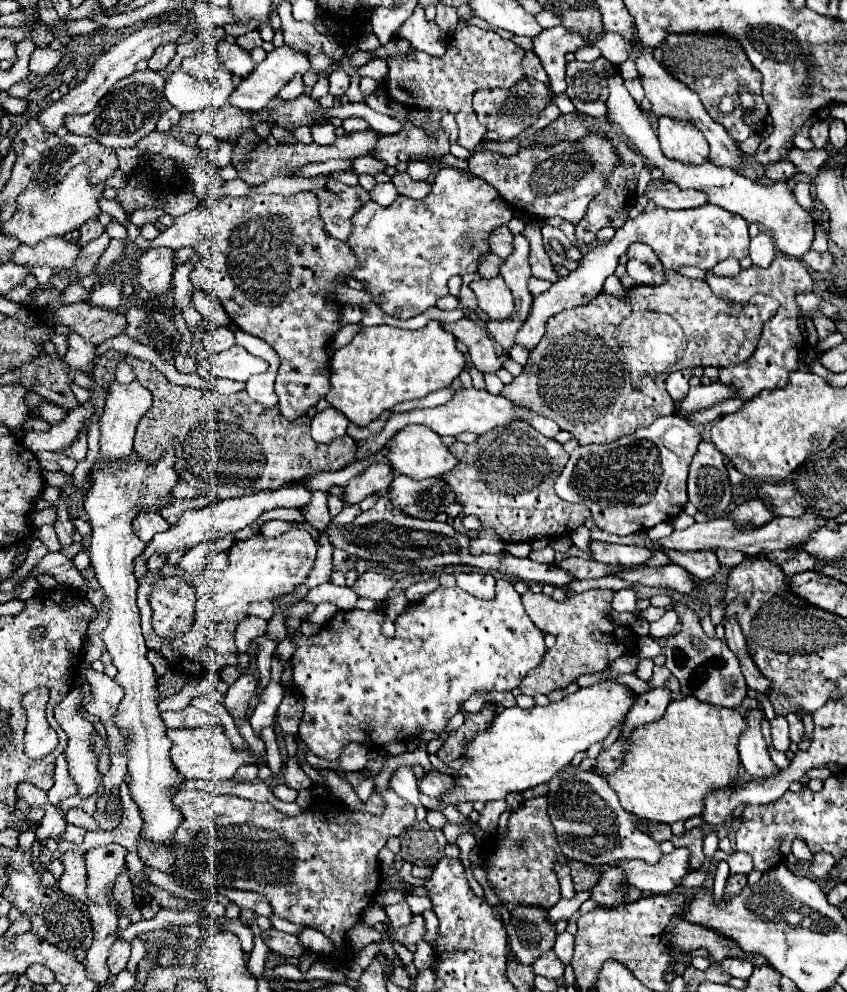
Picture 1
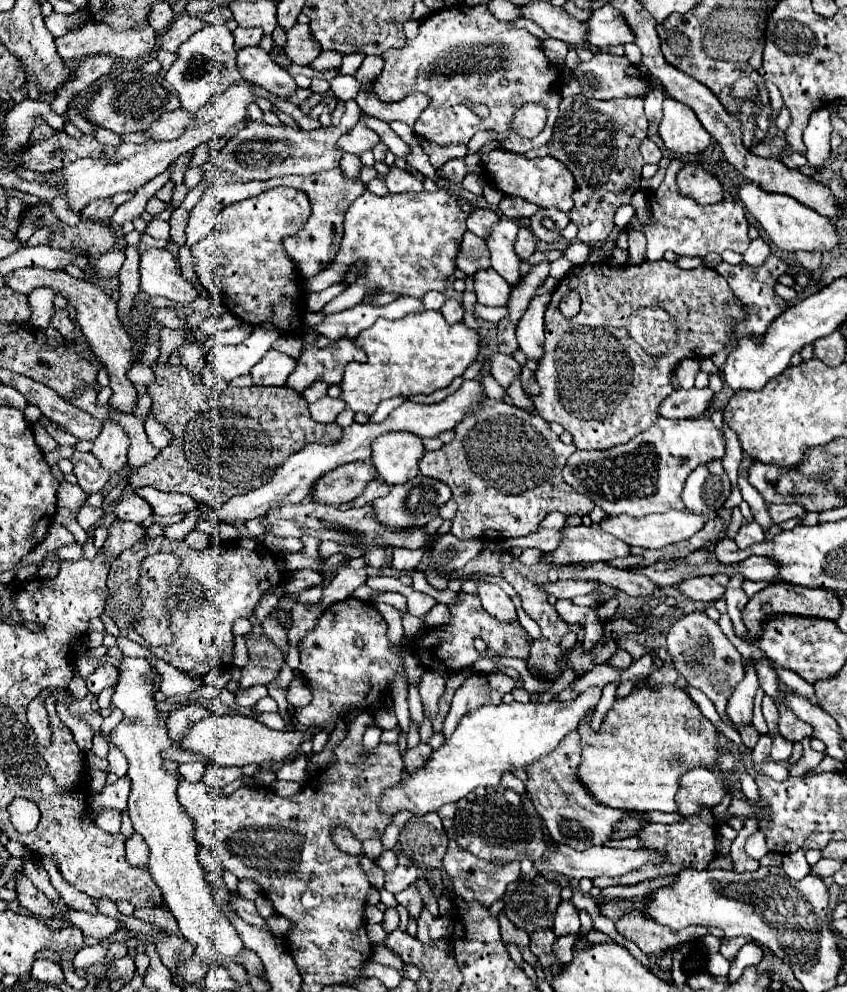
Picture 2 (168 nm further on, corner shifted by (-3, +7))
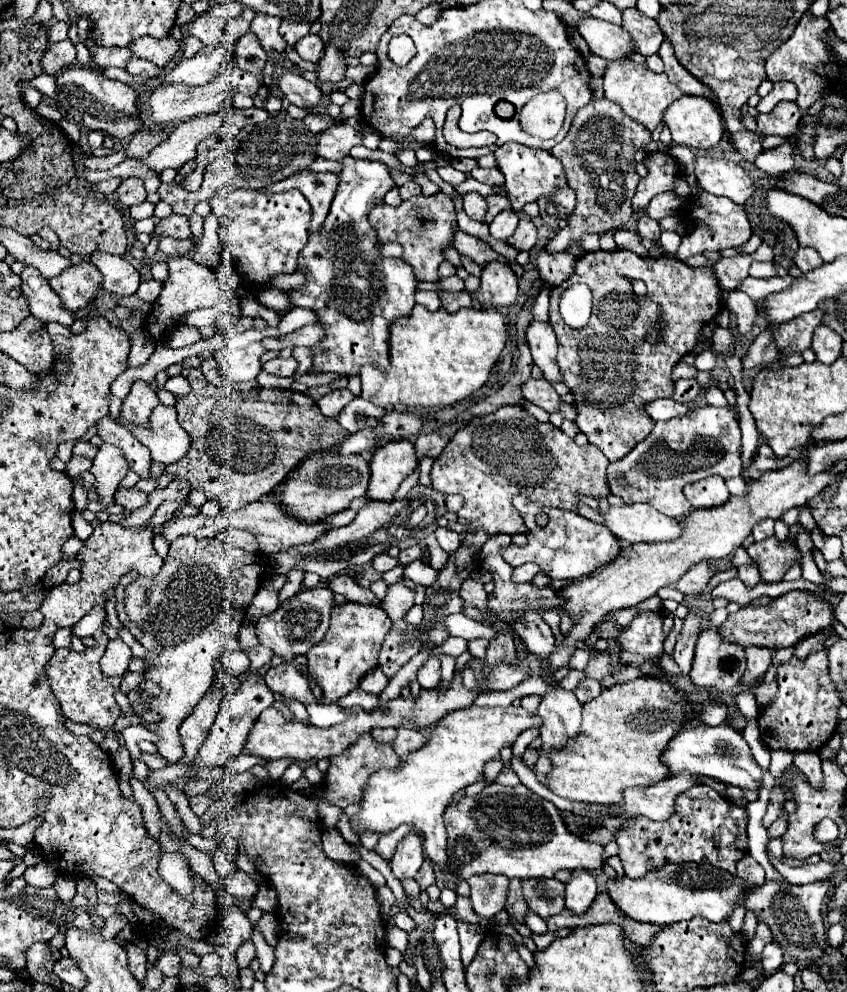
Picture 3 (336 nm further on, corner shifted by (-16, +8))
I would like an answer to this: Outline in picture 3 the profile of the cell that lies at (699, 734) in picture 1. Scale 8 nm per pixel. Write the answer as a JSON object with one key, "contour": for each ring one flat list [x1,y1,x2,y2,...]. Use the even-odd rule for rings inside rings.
{"contour":[[644,676,632,682,606,688,598,698,582,706,582,726,580,726,578,738,570,740,560,752,554,752,550,756,554,770,550,772,552,776,548,776,548,788,554,794,564,796,568,800,610,806,610,804,618,804,620,800,624,800,624,790,630,786,658,784,670,776,668,766,662,764,660,756,664,748,668,746,668,740,672,740,672,736,676,736,676,732,684,728,688,718,692,720,698,718,688,694,658,678]]}

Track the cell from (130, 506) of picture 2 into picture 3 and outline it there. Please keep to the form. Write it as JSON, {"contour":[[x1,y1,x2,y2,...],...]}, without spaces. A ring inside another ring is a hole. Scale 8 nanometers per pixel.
{"contour":[[118,488,114,500,116,500,116,504,120,504,124,510,134,512,134,510,142,508,142,506,148,502,148,494,138,492,138,490,134,490,134,488,128,488,128,490,126,490,126,488]]}

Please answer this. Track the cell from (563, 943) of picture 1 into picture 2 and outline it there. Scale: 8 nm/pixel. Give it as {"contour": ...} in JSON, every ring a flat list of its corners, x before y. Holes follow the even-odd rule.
{"contour":[[571,899,561,901,555,913,555,921,553,921,553,931,557,937,561,935,577,935,579,933,579,909,575,907,575,903]]}

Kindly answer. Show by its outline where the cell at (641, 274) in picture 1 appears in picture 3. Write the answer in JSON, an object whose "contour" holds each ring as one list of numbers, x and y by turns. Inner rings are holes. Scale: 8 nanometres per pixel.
{"contour":[[642,216,642,218,638,220,638,234,640,234,642,238,648,238,648,240,652,240,652,242,658,242,658,238,660,238,660,226,658,226,656,220,652,220,652,218,648,218,648,216]]}

